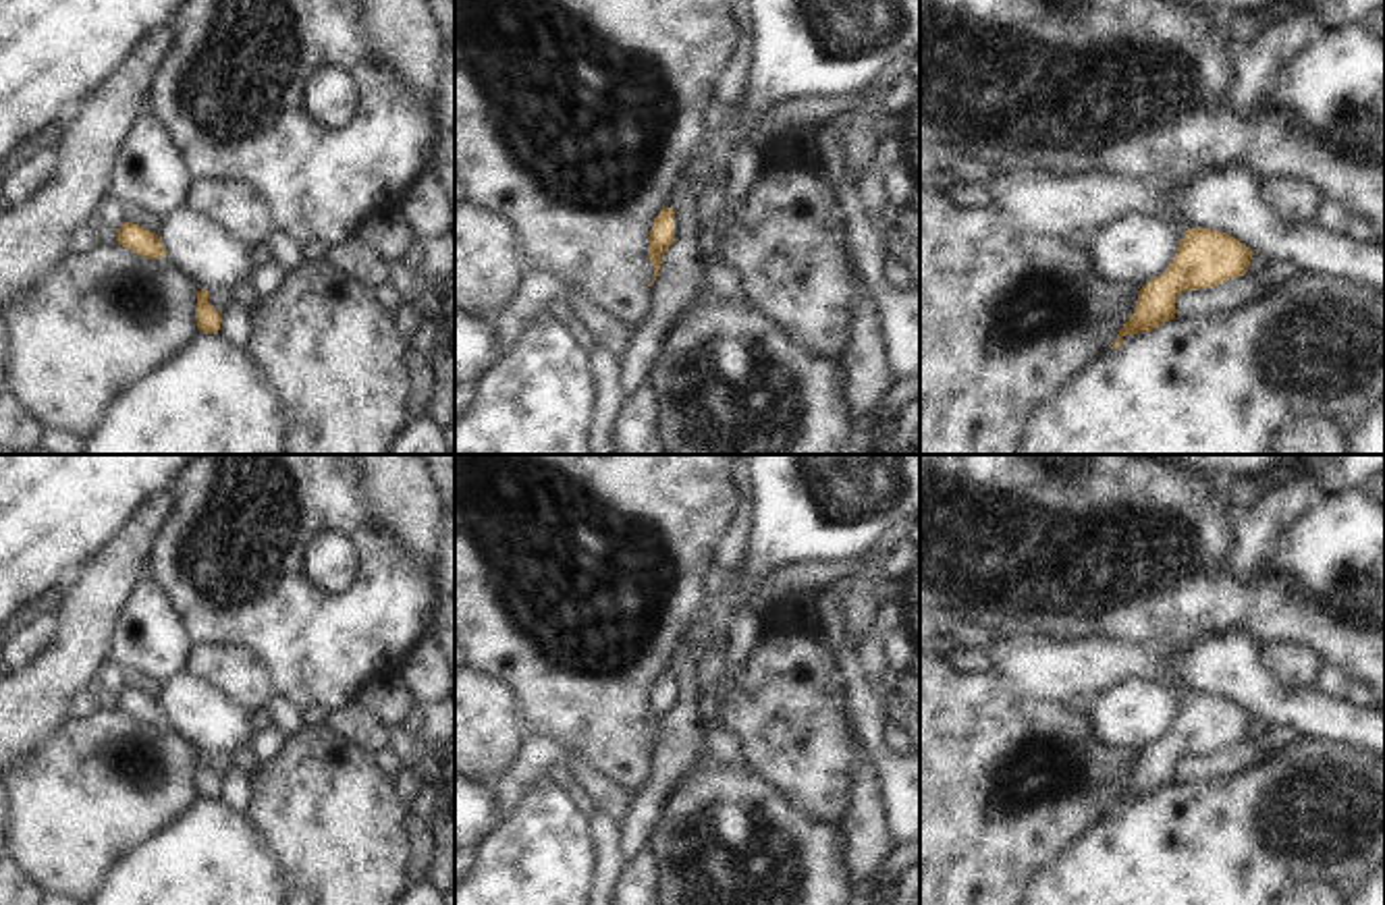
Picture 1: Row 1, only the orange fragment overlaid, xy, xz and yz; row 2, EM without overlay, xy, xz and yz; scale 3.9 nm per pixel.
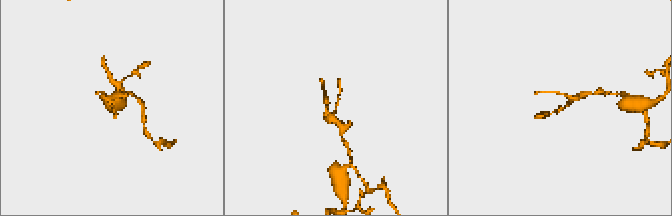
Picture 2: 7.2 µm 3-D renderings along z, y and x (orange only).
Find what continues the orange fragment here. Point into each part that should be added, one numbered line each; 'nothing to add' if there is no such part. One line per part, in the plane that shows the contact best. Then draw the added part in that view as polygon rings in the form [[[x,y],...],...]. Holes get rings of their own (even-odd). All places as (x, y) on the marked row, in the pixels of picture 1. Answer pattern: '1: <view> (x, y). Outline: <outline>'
nothing to add.

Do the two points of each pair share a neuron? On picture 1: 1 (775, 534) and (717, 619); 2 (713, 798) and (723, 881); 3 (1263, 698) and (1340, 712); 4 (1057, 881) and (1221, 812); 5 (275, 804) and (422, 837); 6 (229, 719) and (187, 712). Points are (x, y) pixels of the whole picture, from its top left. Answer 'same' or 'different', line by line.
1: same
2: same
3: same
4: same
5: different
6: same

